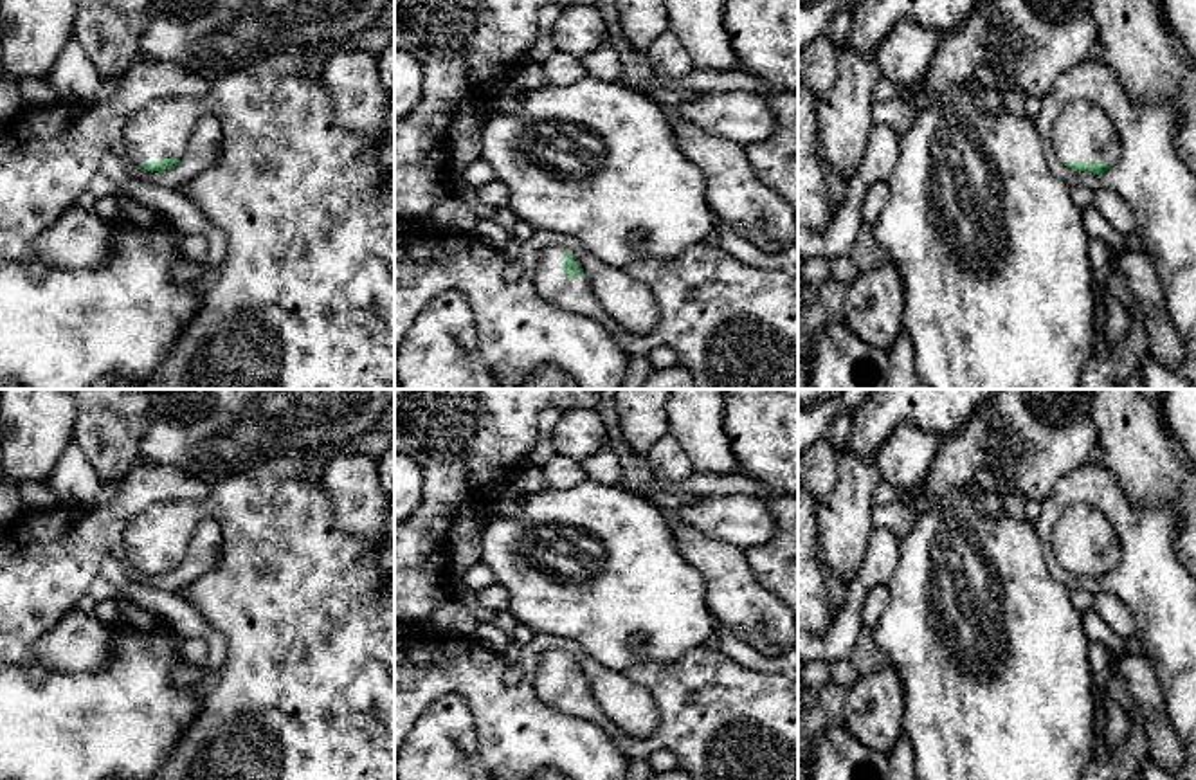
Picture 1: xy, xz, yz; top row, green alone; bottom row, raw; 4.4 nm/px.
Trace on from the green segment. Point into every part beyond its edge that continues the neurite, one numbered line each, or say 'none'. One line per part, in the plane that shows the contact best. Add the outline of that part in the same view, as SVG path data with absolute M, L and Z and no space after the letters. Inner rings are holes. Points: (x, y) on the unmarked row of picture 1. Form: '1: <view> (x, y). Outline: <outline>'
1: xz (723, 721). Outline: M706 647L690 650L675 663L627 668L623 674L652 694L659 712L657 730L634 739L603 713L585 677L564 679L564 654L551 650L537 659L533 683L539 699L560 713L600 724L629 760L648 760L665 749L675 755L677 769L692 780L798 780L798 679L746 668L722 650Z

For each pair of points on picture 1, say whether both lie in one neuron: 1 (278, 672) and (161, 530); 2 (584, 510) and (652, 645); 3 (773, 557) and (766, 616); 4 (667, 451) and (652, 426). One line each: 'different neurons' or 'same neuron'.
1: same neuron
2: same neuron
3: different neurons
4: different neurons

